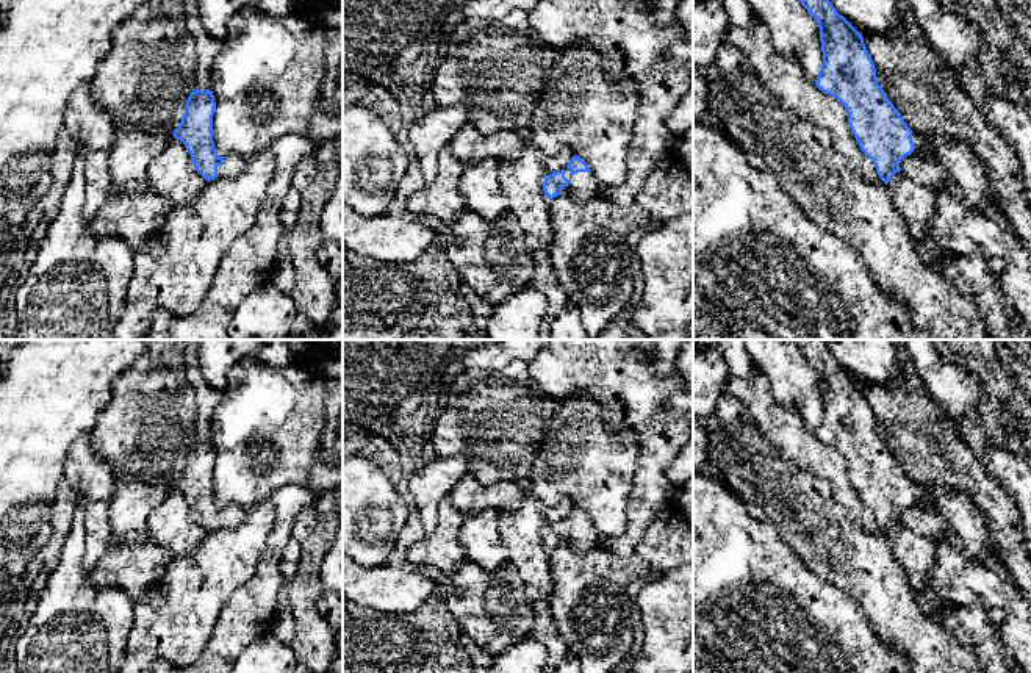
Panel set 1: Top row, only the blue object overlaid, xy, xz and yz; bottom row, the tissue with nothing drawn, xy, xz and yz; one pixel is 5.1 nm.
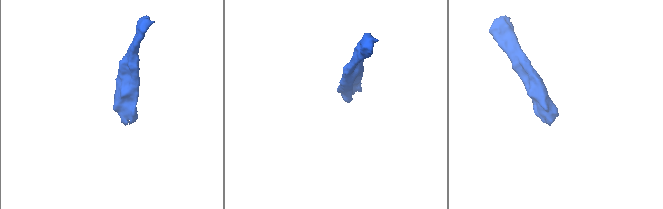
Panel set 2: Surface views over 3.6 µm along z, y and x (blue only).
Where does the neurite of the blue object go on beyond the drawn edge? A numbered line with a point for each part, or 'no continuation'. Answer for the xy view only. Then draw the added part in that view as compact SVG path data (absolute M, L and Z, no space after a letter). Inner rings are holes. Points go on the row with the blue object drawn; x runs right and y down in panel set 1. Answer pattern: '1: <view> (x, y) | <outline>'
1: xy (233, 165) | M227 155L224 158L224 164L217 166L216 178L235 178L238 177L244 167L246 161L241 155Z

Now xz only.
1: xz (582, 185) | M563 167L565 177L569 180L569 185L562 189L568 193L576 200L587 200L601 193L601 185L596 182L590 172L569 174L568 167Z

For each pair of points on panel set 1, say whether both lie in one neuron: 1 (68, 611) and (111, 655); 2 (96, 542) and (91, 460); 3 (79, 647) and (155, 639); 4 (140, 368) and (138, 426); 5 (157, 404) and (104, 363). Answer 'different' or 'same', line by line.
1: same
2: same
3: different
4: same
5: different

